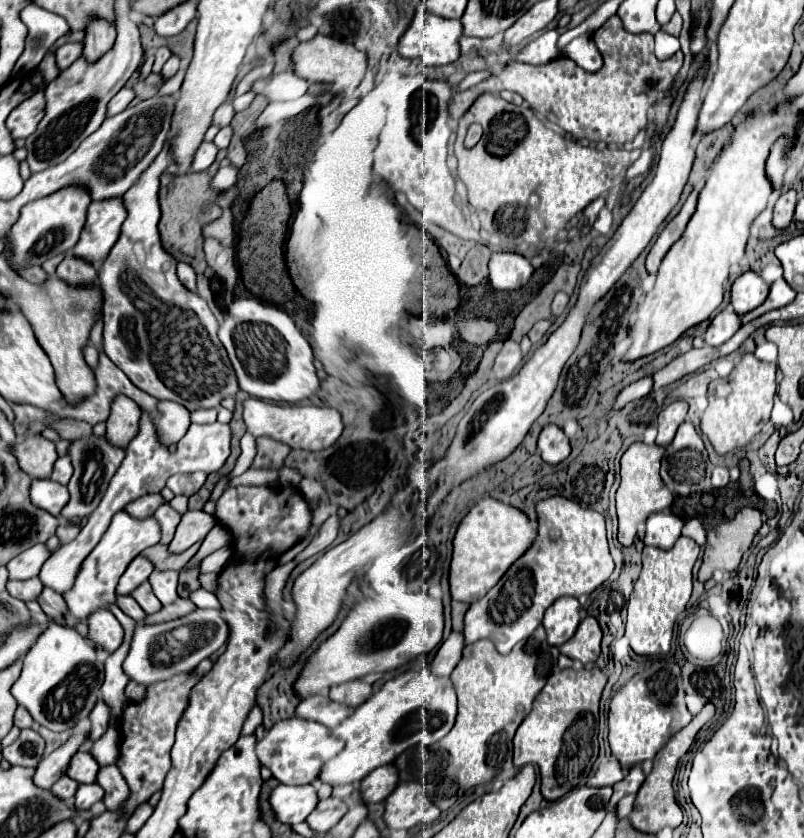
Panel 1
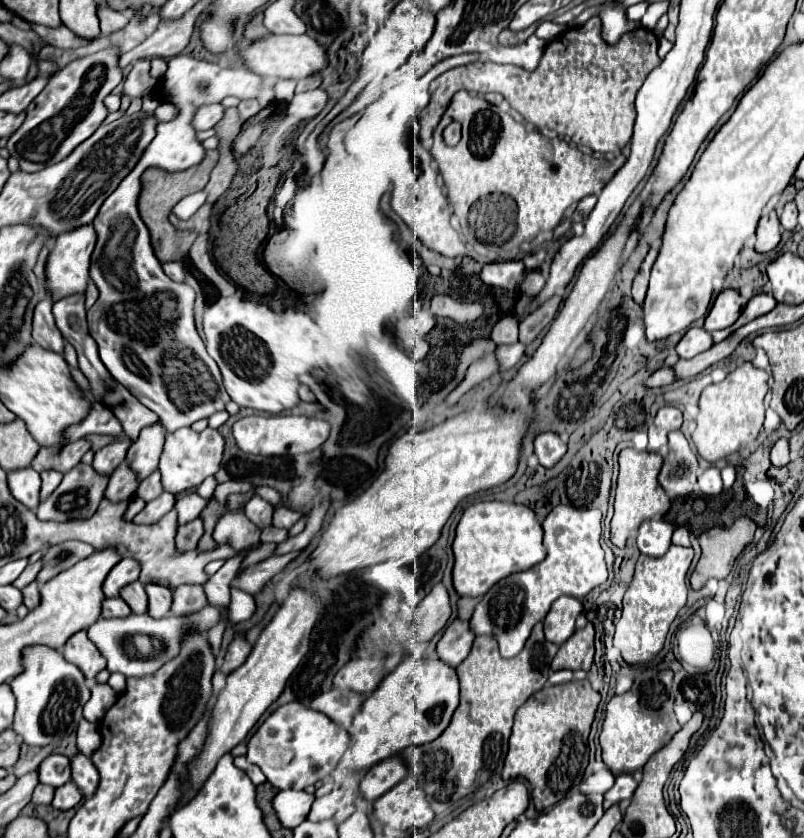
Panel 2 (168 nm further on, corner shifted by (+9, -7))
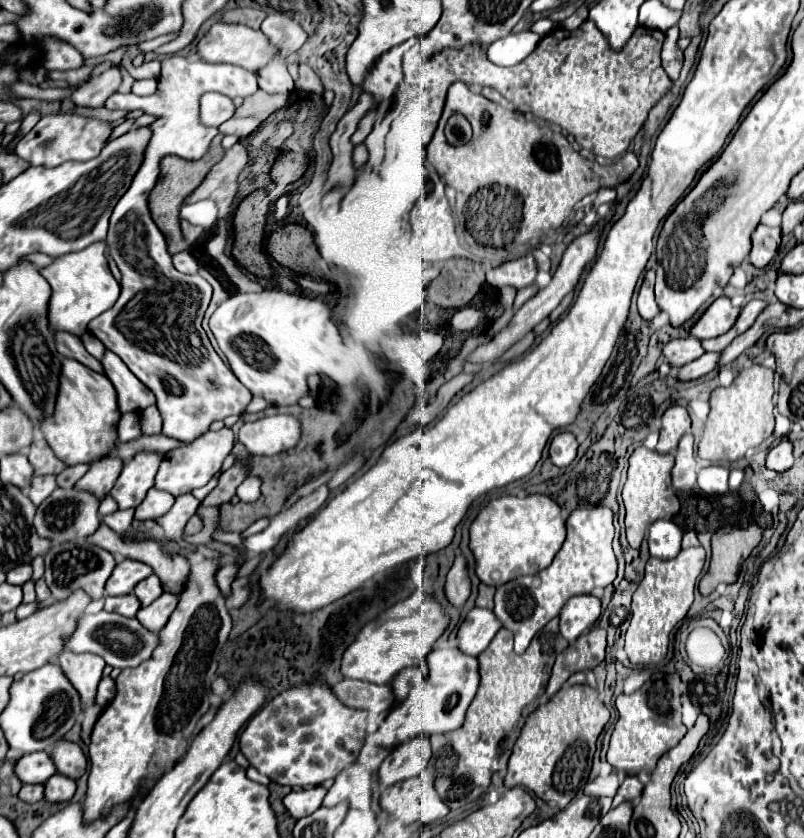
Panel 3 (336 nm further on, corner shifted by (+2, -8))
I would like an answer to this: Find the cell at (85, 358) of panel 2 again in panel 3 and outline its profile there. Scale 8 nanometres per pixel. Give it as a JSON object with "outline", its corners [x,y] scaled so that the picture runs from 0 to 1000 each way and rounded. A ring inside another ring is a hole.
{"outline":[[[133,418],[126,432],[133,442],[131,449],[141,456],[146,465],[150,492],[178,492],[180,487],[193,482],[190,468],[185,468],[185,463],[180,463],[175,453],[165,449],[165,444],[160,444],[158,434],[150,427],[146,427],[141,420]]]}

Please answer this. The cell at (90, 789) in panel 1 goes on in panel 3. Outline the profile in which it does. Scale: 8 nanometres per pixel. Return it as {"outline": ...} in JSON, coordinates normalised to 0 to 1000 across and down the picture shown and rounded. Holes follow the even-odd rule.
{"outline":[[[66,924],[56,936],[56,955],[61,957],[81,957],[88,955],[88,950],[93,947],[93,931],[86,931],[83,926],[76,924]]]}

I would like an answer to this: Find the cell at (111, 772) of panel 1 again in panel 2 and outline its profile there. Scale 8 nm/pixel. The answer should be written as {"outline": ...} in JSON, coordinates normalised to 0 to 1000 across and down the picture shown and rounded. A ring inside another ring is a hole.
{"outline":[[[100,899],[90,906],[90,932],[97,937],[104,951],[117,949],[122,942],[122,920],[117,911],[112,911],[112,906]]]}

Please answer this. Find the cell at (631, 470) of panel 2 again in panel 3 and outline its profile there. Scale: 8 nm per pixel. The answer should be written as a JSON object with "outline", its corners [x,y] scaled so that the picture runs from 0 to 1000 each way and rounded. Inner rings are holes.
{"outline":[[[795,532],[787,544],[782,547],[782,568],[775,580],[775,599],[780,606],[777,628],[780,628],[780,644],[785,654],[795,654],[802,640],[802,632],[820,618],[835,618],[845,611],[847,601],[835,580],[835,558],[840,554],[837,542],[820,542],[815,537],[805,537]]]}

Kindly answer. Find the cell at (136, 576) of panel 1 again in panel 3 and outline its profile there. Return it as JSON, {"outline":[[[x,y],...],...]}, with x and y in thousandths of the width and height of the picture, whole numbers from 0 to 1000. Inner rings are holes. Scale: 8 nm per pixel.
{"outline":[[[155,666],[150,673],[143,675],[141,685],[138,685],[136,692],[133,692],[131,704],[133,704],[136,711],[163,709],[165,702],[168,702],[175,692],[180,692],[183,687],[188,687],[188,685],[190,685],[190,680],[188,680],[183,673]]]}

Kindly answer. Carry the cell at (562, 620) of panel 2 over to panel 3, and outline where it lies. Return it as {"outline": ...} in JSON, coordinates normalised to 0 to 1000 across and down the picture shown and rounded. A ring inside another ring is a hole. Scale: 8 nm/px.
{"outline":[[[725,709],[725,711],[713,711],[698,728],[698,757],[705,766],[718,764],[723,757],[729,754],[739,745],[748,733],[748,716]]]}

